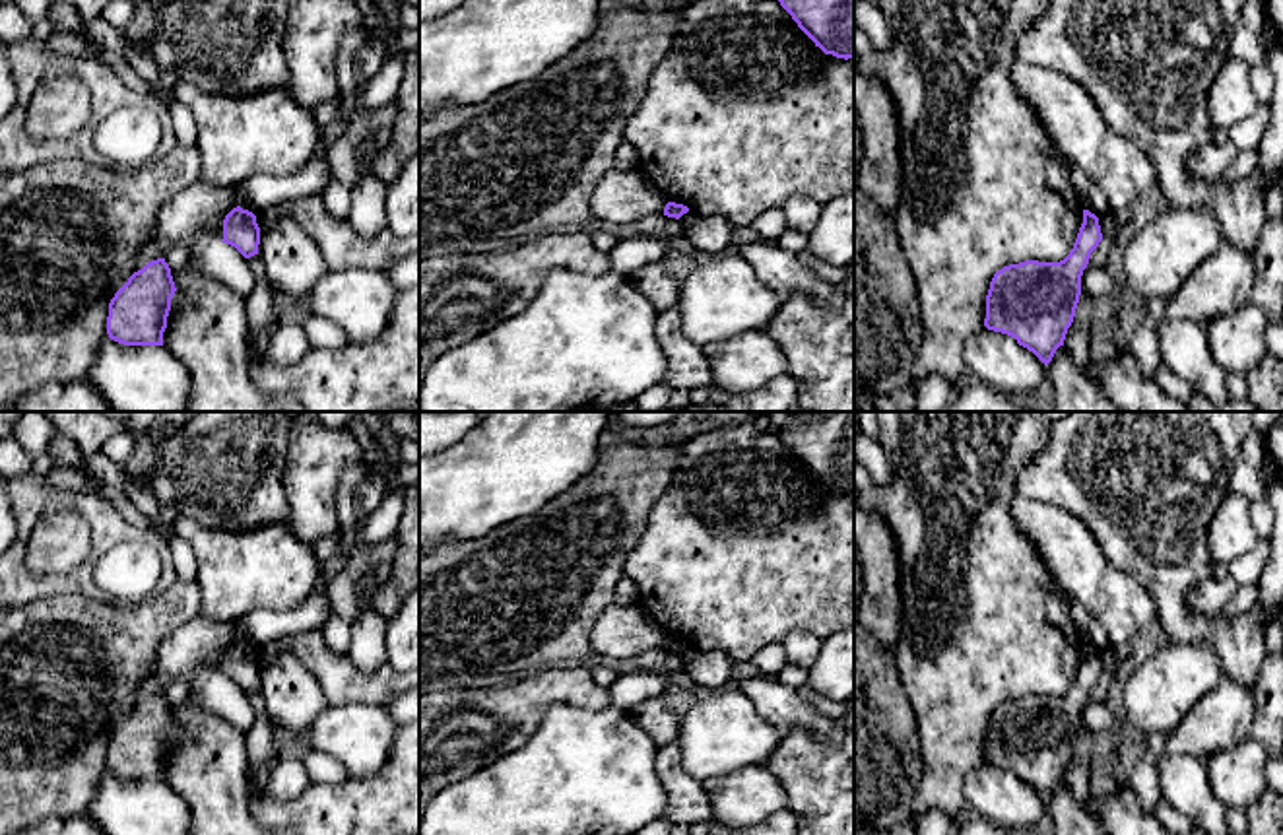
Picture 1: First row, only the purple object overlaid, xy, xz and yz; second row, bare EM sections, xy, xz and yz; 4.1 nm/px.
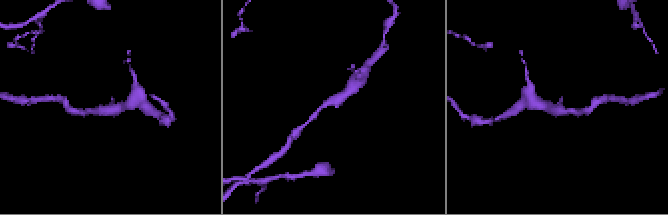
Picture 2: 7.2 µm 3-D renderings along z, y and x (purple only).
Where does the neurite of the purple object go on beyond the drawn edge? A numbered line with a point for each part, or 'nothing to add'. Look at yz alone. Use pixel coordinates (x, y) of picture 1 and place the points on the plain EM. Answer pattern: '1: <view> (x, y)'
nothing to add

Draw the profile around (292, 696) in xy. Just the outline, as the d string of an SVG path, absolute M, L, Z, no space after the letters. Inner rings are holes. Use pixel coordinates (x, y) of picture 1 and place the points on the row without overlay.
M287 652L260 662L258 689L268 717L289 734L307 734L311 722L330 707L316 678Z

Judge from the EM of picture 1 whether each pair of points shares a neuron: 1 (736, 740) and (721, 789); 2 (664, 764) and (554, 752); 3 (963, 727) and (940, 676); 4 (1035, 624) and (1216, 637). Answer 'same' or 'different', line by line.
1: different
2: different
3: same
4: different

